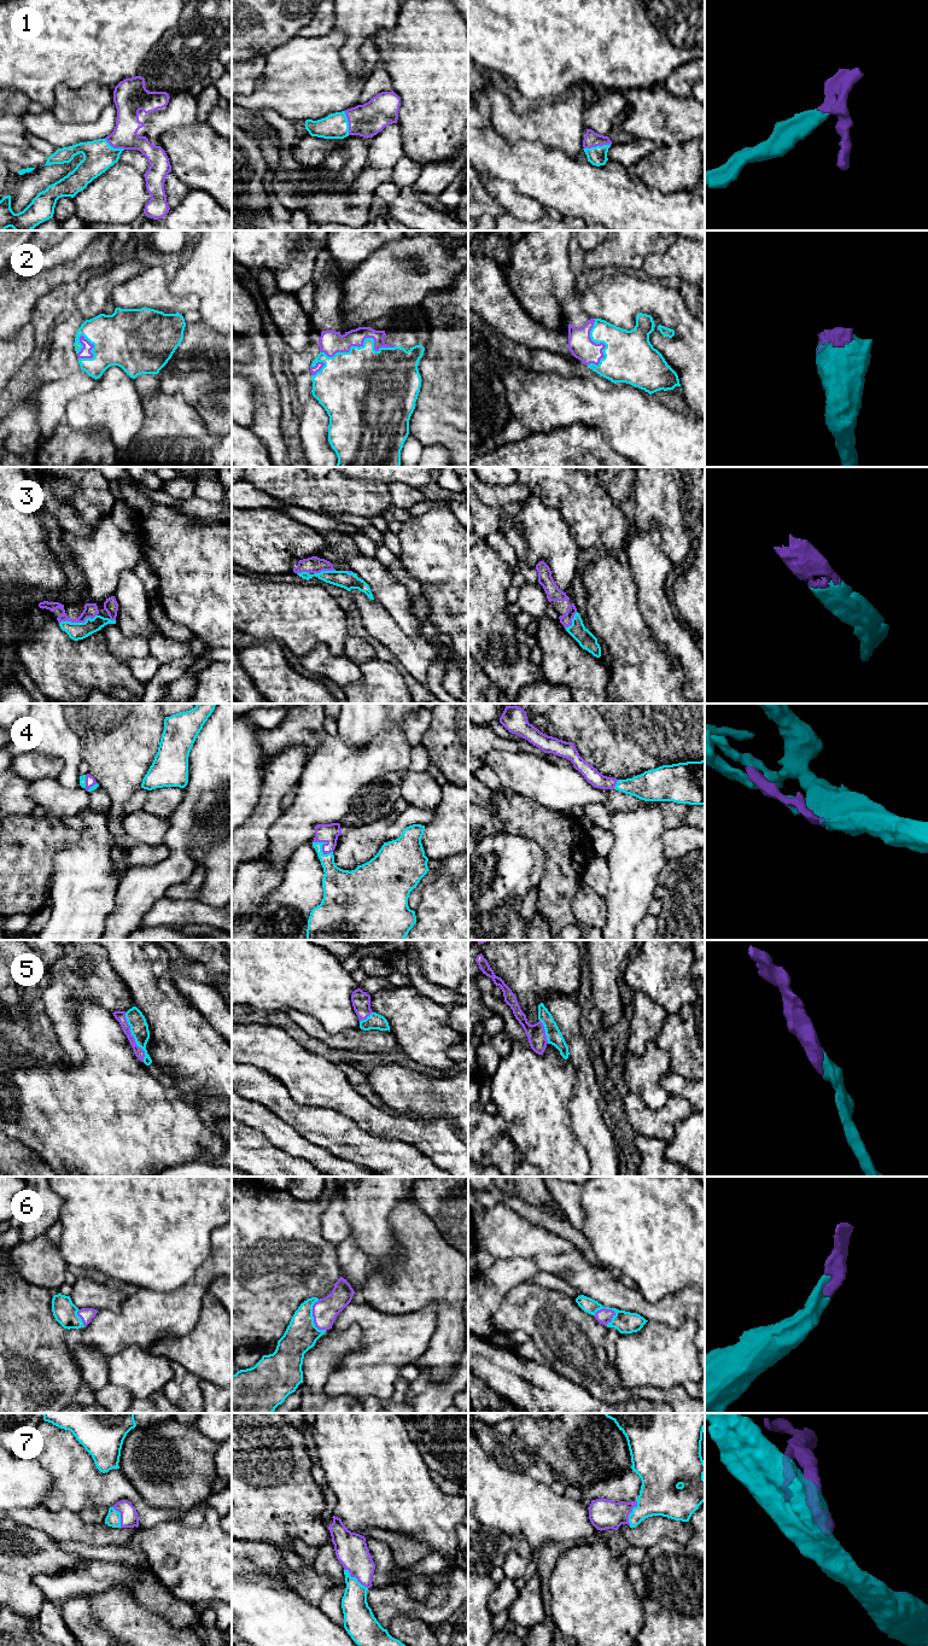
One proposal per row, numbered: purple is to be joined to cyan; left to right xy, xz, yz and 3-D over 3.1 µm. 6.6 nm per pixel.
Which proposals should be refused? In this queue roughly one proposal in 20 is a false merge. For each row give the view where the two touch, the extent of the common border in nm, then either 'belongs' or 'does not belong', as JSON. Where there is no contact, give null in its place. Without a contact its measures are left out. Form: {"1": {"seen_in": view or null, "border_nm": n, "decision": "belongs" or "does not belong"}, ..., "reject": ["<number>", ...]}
{"1": {"seen_in": "yz", "border_nm": 180, "decision": "belongs"}, "2": {"seen_in": "xz", "border_nm": 500, "decision": "belongs"}, "3": {"seen_in": "xy", "border_nm": 260, "decision": "belongs"}, "4": {"seen_in": "xz", "border_nm": 150, "decision": "belongs"}, "5": {"seen_in": "xy", "border_nm": 360, "decision": "belongs"}, "6": {"seen_in": "yz", "border_nm": 150, "decision": "belongs"}, "7": {"seen_in": "xz", "border_nm": 200, "decision": "belongs"}, "reject": []}

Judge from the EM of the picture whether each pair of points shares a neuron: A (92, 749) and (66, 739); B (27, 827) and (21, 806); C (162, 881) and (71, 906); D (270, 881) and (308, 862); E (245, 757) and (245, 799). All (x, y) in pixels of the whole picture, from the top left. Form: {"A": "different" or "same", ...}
{"A": "different", "B": "different", "C": "different", "D": "different", "E": "same"}

